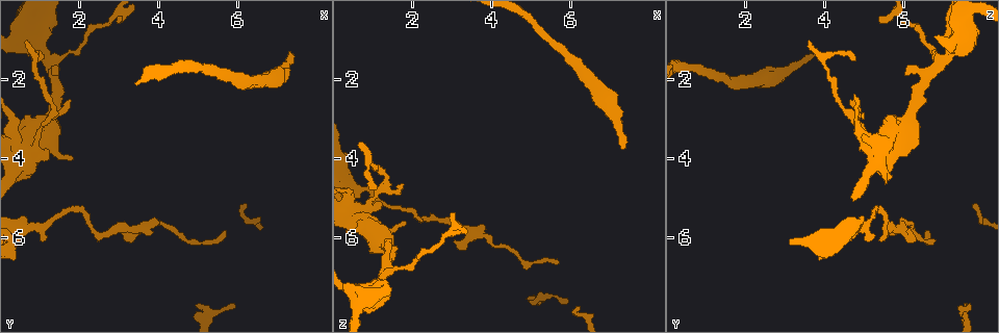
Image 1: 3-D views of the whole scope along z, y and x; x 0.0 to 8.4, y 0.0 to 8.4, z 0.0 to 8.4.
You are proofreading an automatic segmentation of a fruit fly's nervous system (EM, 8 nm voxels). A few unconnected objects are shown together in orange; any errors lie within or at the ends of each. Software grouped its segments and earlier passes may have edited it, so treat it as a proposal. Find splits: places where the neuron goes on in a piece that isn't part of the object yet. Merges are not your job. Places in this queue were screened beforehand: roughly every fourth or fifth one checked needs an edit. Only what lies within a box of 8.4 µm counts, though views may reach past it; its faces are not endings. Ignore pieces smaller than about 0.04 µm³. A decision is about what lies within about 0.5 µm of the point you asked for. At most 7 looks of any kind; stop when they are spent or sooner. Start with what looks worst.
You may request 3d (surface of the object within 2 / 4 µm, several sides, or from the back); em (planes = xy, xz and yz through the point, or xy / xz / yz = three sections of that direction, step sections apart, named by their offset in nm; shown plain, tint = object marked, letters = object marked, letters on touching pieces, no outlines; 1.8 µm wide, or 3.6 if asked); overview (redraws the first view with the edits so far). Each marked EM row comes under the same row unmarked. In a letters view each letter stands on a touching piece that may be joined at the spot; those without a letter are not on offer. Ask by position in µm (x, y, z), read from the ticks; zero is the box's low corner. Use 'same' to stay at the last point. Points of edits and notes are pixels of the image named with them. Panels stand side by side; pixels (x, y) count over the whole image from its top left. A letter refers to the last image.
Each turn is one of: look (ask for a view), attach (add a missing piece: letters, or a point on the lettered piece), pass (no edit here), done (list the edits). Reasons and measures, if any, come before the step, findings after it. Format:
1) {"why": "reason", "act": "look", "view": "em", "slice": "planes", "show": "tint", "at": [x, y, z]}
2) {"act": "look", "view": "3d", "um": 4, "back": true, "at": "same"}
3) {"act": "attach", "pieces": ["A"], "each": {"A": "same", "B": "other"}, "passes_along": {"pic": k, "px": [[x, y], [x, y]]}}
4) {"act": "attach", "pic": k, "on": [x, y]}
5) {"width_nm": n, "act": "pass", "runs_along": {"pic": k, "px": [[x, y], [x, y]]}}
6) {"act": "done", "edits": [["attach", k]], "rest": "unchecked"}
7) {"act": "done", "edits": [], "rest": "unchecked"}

{"why": "branch stops here", "act": "look", "view": "em", "slice": "planes", "show": "letters", "at": [7.30, 1.45, 3.75]}

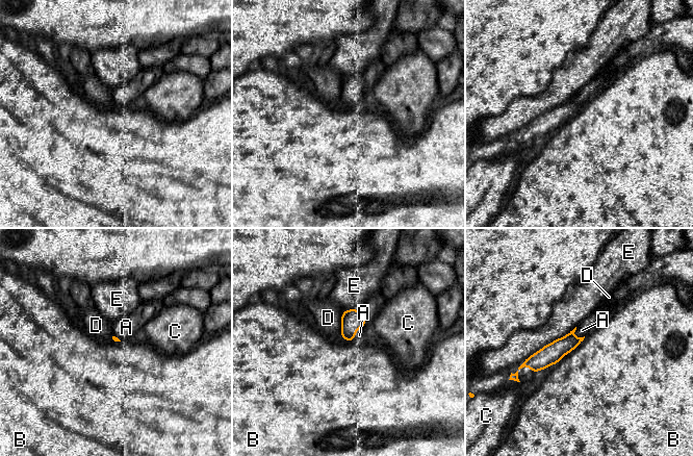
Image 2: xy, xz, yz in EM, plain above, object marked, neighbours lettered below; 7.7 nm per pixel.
{"act": "attach", "pieces": ["A"], "each": {"A": "same", "B": "other", "C": "other", "D": "other", "E": "other"}, "found": "it goes on there"}

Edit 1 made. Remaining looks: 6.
{"act": "look", "view": "overview"}

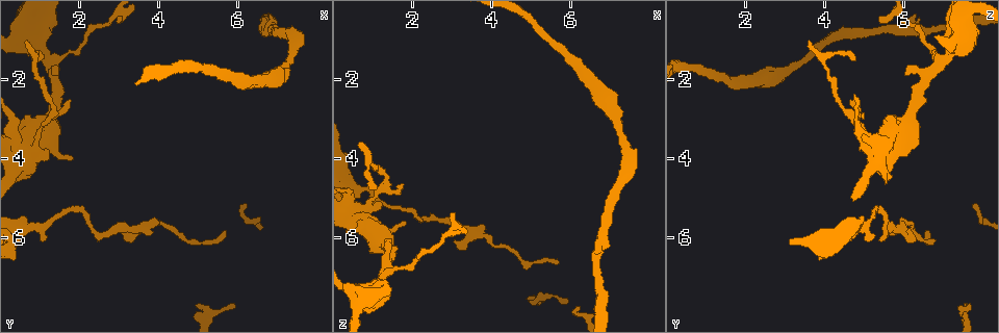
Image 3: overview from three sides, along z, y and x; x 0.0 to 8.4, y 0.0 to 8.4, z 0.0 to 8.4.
{"why": "free end", "act": "look", "view": "em", "slice": "planes", "show": "letters", "at": [1.15, 6.10, 5.15]}

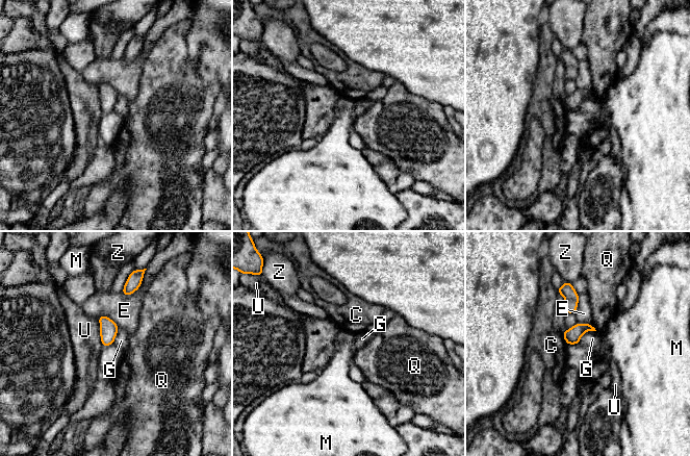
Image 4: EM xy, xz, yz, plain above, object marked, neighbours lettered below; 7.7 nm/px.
{"width_nm": 130, "act": "pass", "each": {"C": "other", "E": "other", "G": "other", "M": "other", "Q": "other", "U": "other", "Z": "other"}, "border": {"pic": 4, "px": [[112, 344], [103, 347]]}, "found": "no lettered piece goes on from it"}

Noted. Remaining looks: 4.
{"why": "an open end", "act": "look", "view": "em", "slice": "yz", "step": 4, "show": "letters", "at": [1.80, 4.00, 5.70]}

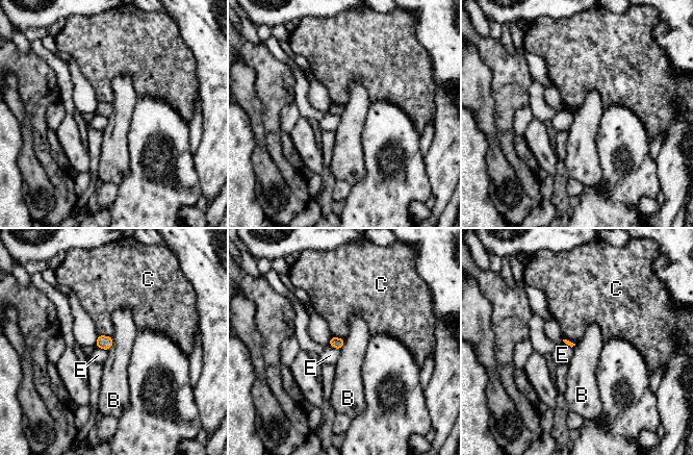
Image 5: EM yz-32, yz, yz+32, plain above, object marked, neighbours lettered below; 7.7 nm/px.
{"why": "cut it another way", "act": "look", "view": "em", "slice": "xz", "step": 4, "show": "letters", "at": "same"}

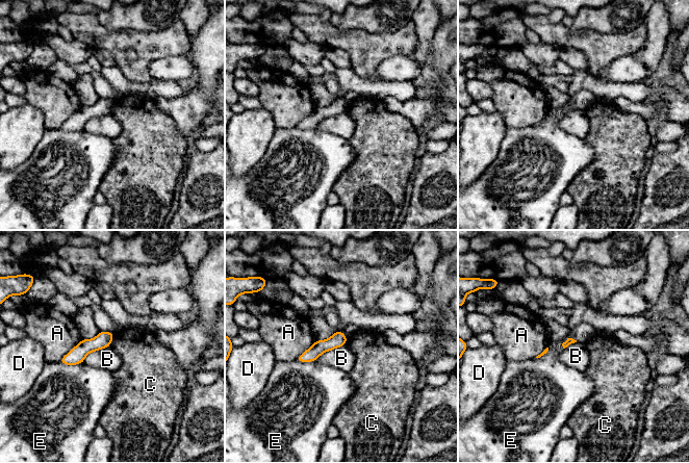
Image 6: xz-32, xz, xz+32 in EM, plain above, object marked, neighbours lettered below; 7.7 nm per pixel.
{"act": "pass", "each": {"A": "other", "B": "other", "C": "other", "D": "other", "E": "other"}, "border": {"pic": 6, "px": [[108, 346], [91, 352], [82, 362]]}, "found": "none of them fits"}

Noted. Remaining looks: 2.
{"act": "done", "edits": [["attach", 2]], "rest": "unchecked"}

